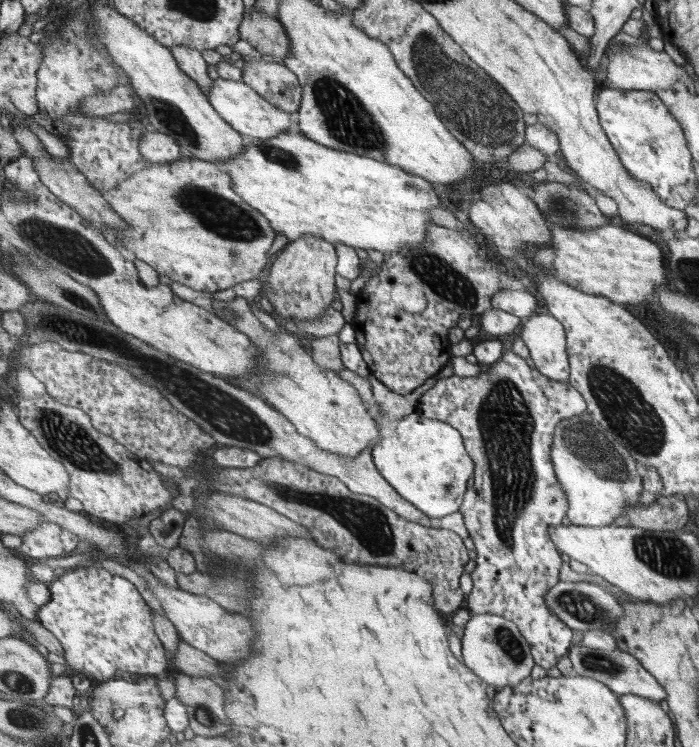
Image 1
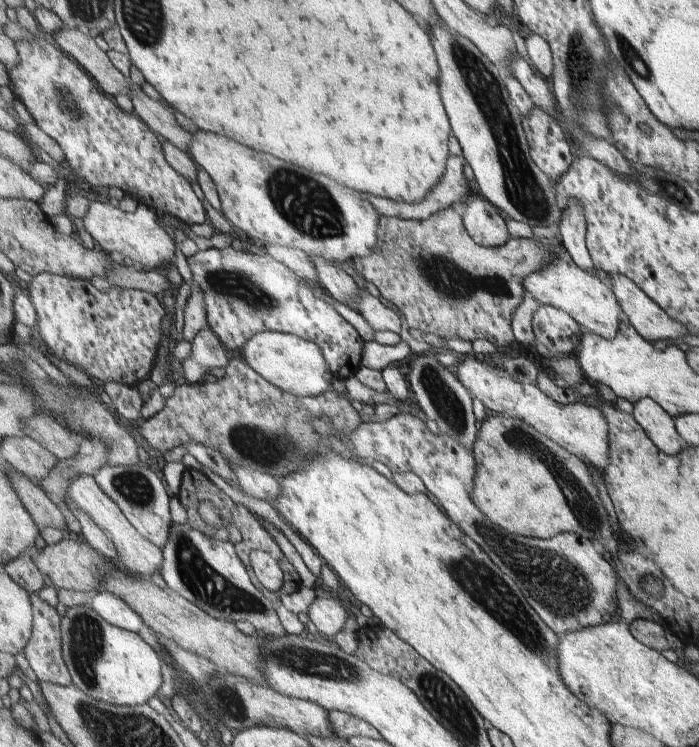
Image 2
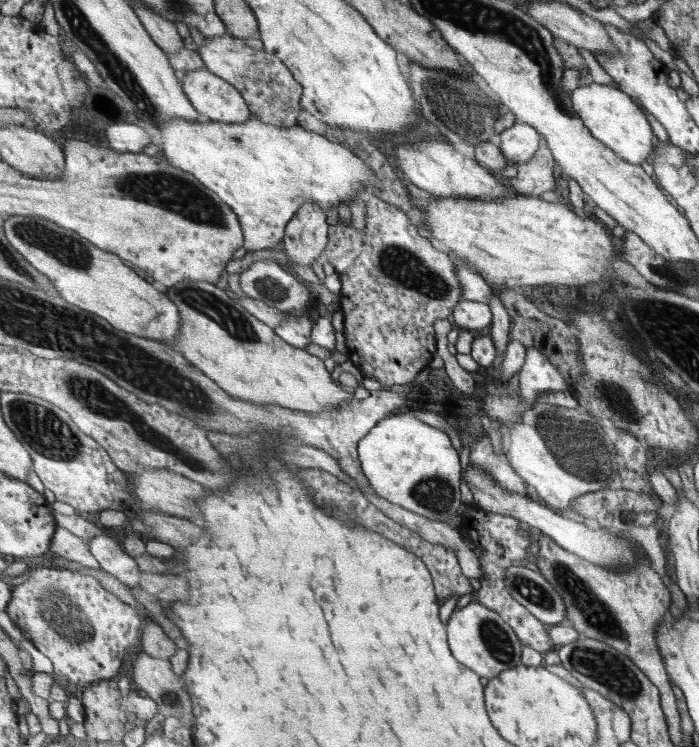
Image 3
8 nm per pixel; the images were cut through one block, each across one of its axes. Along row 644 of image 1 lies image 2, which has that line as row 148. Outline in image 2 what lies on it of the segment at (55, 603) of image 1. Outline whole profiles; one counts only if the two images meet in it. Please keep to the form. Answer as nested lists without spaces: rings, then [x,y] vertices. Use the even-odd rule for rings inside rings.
[[[32,36],[34,42],[29,42],[28,38],[15,41],[21,62],[19,67],[10,69],[12,91],[15,98],[25,104],[37,126],[61,146],[65,165],[71,166],[77,176],[84,178],[91,185],[118,187],[124,194],[137,198],[139,202],[145,203],[157,212],[168,212],[188,225],[207,223],[208,217],[203,202],[197,198],[191,181],[181,176],[166,159],[161,136],[138,114],[121,110],[121,104],[117,104],[114,96],[109,96],[94,76],[61,48],[61,44],[55,40],[43,40]]]

